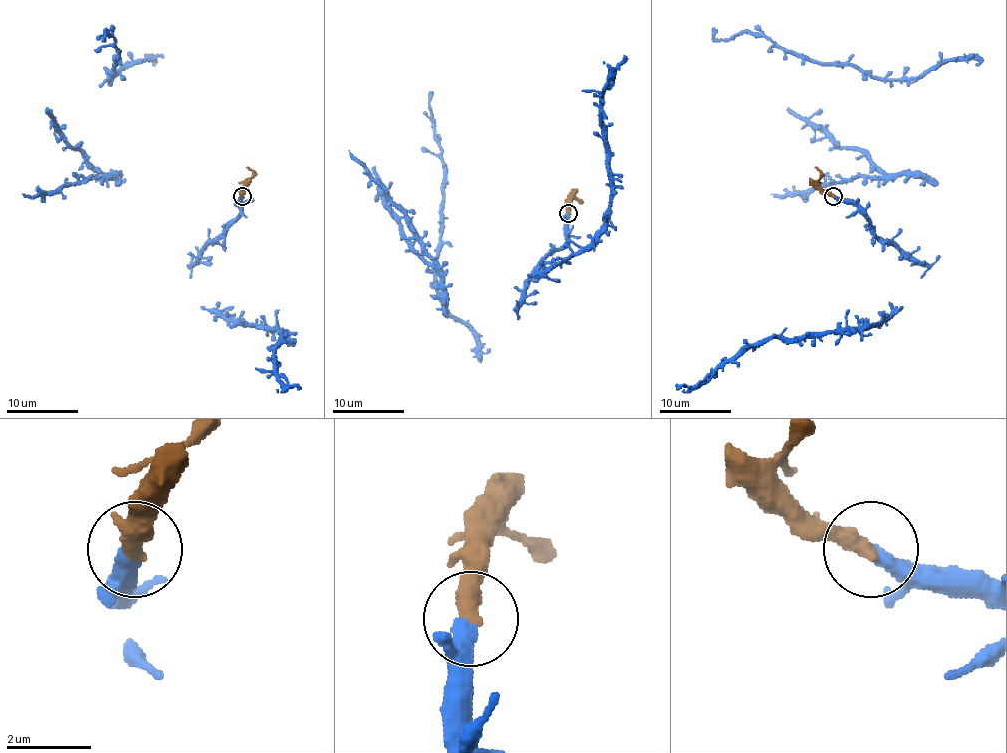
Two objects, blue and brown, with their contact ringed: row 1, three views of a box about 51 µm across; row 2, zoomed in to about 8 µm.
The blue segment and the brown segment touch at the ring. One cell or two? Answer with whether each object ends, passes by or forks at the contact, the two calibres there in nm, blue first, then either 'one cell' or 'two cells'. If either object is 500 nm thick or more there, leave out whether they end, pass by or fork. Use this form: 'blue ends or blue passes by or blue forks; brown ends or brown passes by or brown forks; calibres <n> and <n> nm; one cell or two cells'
blue ends; brown ends; calibres 400 and 440 nm; one cell

